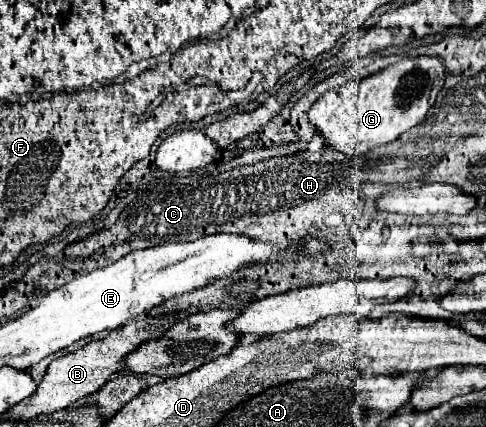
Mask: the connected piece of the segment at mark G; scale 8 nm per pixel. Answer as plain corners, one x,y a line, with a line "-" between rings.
437,56
405,58
403,62
397,62
361,82
347,82
325,92
309,108
309,124
313,124
317,134
325,138
327,148
359,158
381,144
401,138
401,134
405,134
409,128
421,124
427,110
435,104
443,82
445,72

